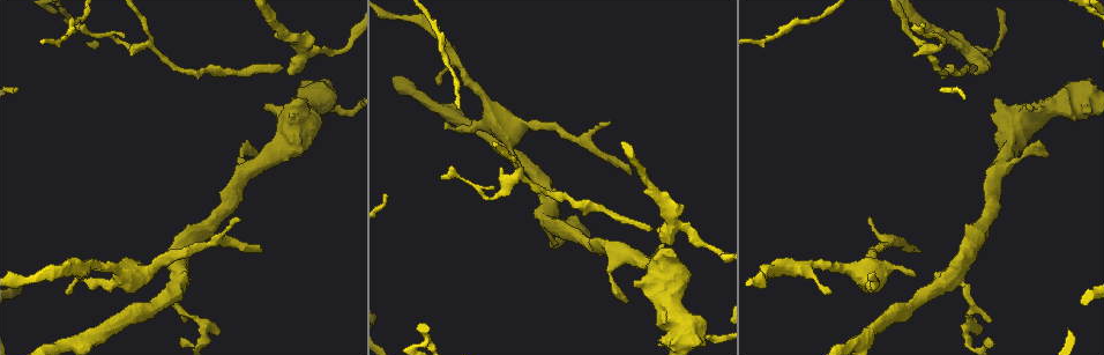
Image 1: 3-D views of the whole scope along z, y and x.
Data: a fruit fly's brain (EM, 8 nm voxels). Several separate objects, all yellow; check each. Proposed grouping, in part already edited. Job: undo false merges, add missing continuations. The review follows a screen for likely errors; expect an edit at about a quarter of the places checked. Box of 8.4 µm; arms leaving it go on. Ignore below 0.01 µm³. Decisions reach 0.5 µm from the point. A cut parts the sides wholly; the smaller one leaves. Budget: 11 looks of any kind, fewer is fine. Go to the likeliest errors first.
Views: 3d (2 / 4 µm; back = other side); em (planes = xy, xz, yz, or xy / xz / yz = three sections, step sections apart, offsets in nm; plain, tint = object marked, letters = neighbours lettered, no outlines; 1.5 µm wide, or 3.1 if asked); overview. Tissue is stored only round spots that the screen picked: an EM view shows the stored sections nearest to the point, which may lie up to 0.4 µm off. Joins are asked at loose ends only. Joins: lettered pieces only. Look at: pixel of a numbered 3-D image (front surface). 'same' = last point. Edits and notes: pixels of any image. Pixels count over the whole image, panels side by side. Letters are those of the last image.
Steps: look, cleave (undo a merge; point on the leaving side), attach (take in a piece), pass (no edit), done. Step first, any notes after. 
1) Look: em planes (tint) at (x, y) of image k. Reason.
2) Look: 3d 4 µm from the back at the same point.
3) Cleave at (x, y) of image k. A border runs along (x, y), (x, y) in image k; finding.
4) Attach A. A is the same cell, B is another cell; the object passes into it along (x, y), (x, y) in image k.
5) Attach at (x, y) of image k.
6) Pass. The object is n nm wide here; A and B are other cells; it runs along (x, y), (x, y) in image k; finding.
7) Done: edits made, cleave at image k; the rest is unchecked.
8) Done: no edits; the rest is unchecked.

Look: em planes (letters) at (262, 252) of image 1. An open end.

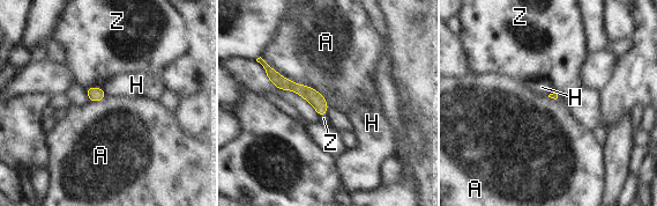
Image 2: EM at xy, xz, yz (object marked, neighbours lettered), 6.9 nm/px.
Pass. A, H and Z are other cells; it runs along (270, 74), (306, 92), (323, 112) in image 2; none of them fits.

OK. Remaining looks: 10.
Look: em planes (tint) at (982, 329) of image 1. An open end.

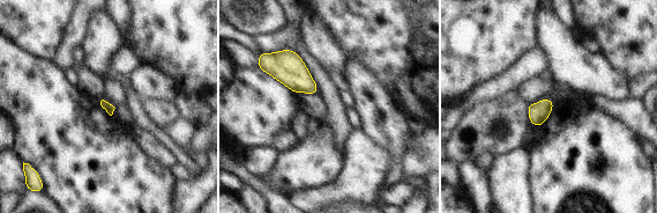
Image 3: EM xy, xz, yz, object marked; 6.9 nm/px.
Look: em planes (letters) at the same point.

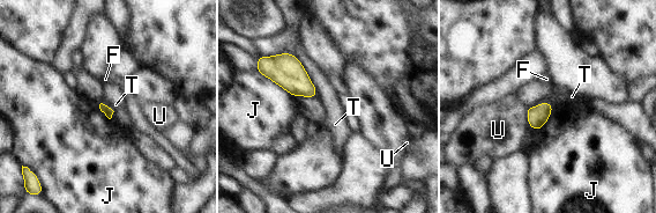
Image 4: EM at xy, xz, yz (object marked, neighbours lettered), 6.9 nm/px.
Pass. F, J, T and U are other cells; a border runs along (259, 72), (293, 96) in image 4; none of them fits.

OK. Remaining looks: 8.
Look: em yz step 8 (letters) at (670, 248) of image 1. Free end.

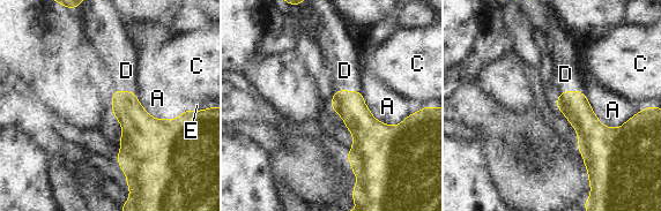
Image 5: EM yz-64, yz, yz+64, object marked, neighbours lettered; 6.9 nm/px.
Look: em planes (letters) at the same point.

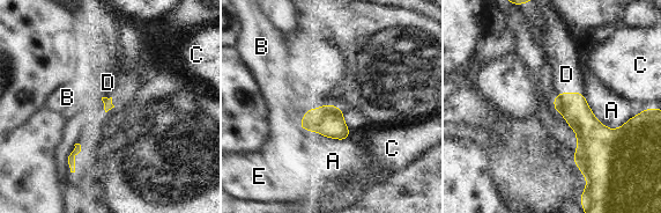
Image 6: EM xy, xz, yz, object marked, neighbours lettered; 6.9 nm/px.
Attach D. D is the same cell, A, B, C and E are other cells; the object passes into it along (573, 107), (567, 93), (566, 74) in image 6; the neuron continues.

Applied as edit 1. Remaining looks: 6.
Look: overview.

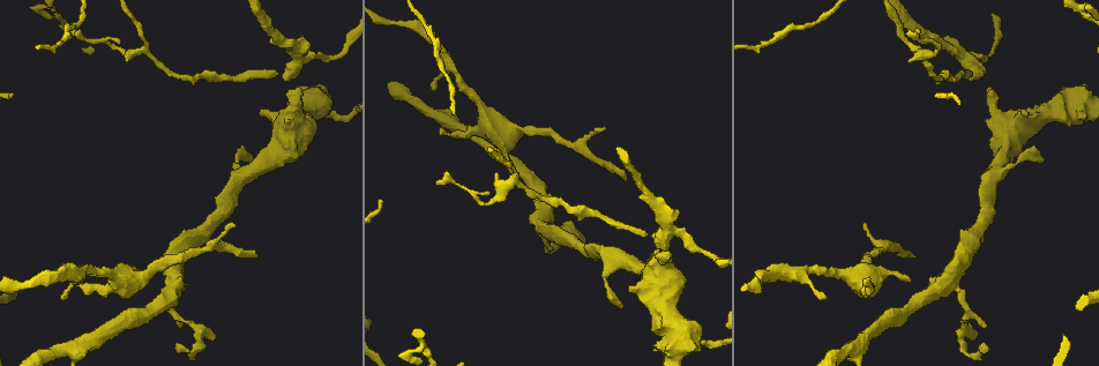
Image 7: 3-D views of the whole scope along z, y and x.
Look: 3d 2 µm at (435, 182) of image 7. Thin end.

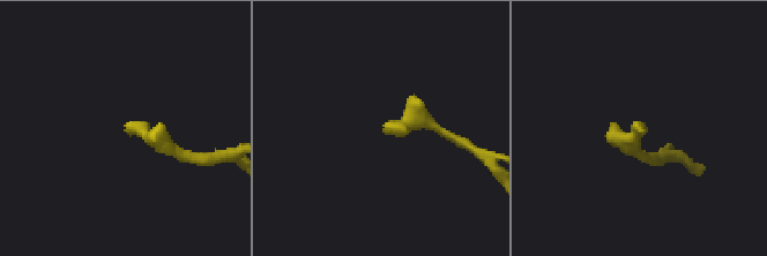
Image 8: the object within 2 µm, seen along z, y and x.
Look: em xy step 4 (tint) at (385, 133) of image 8. Shape alone is not enough.

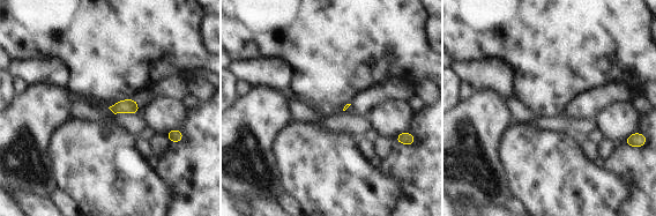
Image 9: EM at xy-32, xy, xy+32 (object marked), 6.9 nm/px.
Look: em planes (letters) at the same point.

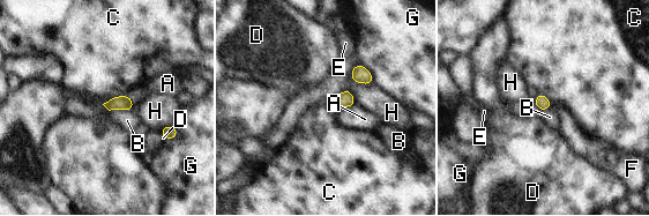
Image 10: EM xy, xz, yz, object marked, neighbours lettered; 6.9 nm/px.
Pass. A, B, C, D, E, F, G and H are other cells; a border runs along (127, 95), (111, 97), (103, 104) in image 10; none of them fits.

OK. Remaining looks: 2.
Done: edits made, attach at image 6; the rest is unchecked.

